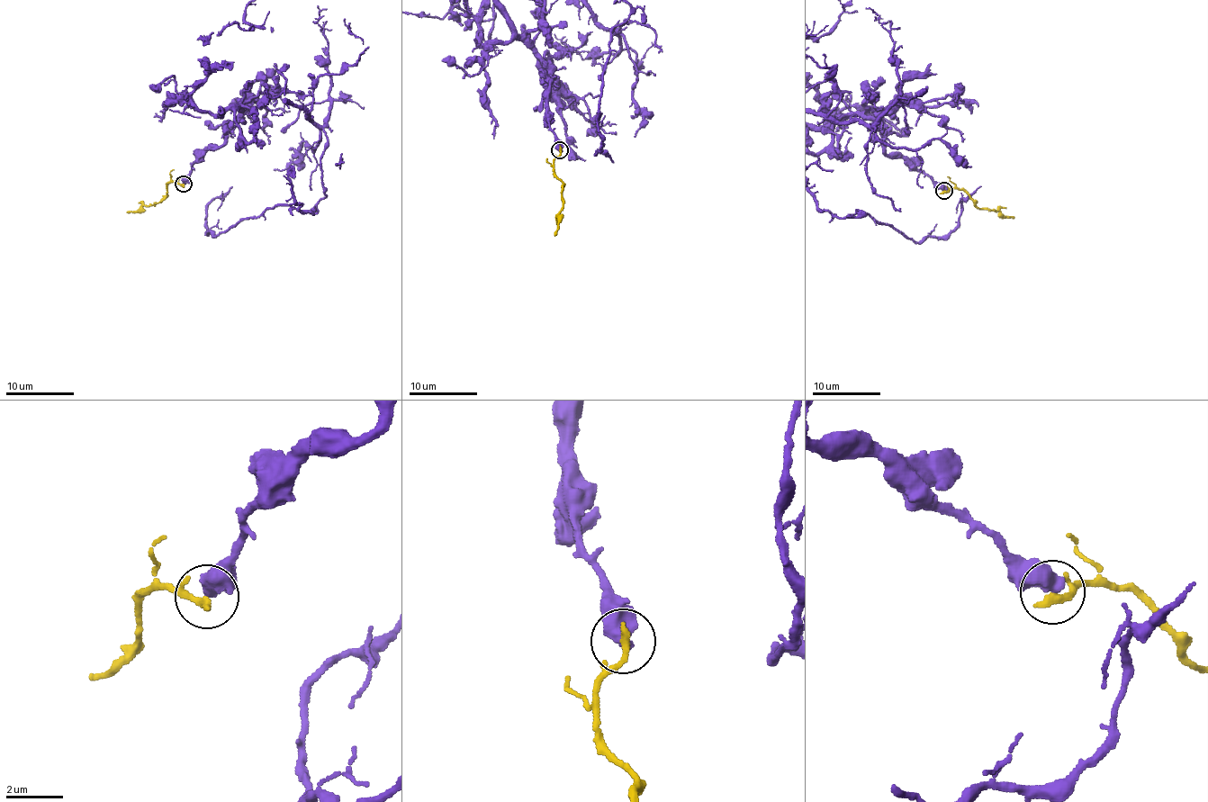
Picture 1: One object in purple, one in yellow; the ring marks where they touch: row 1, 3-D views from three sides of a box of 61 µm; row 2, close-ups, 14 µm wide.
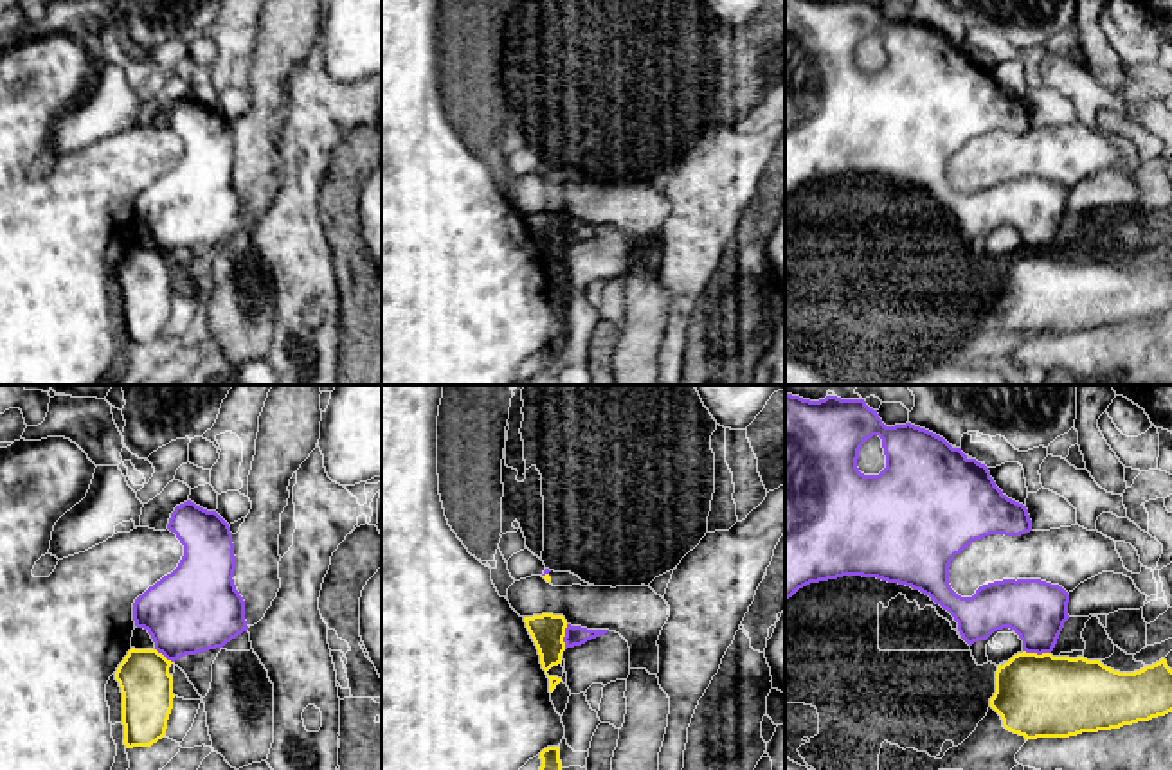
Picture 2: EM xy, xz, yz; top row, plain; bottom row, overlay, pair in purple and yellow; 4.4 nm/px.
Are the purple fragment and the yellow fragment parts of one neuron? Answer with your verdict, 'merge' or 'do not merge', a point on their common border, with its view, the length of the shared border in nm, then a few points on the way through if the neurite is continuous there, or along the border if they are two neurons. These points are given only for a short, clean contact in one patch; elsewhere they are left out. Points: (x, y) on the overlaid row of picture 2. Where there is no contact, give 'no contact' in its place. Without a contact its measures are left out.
do not merge; contact yz (1037, 653); length 130 nm; border yz (1023, 650), (1050, 653)

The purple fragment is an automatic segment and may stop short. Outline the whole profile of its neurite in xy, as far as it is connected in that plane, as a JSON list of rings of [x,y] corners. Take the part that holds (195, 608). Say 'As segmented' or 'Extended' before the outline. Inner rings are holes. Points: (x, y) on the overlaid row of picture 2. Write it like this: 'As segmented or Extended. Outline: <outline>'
As segmented. Outline: [[[187,500],[175,507],[167,529],[184,545],[184,556],[171,574],[135,599],[133,621],[151,635],[155,649],[175,662],[185,655],[223,648],[248,626],[245,601],[232,579],[236,556],[229,524],[216,511]]]

